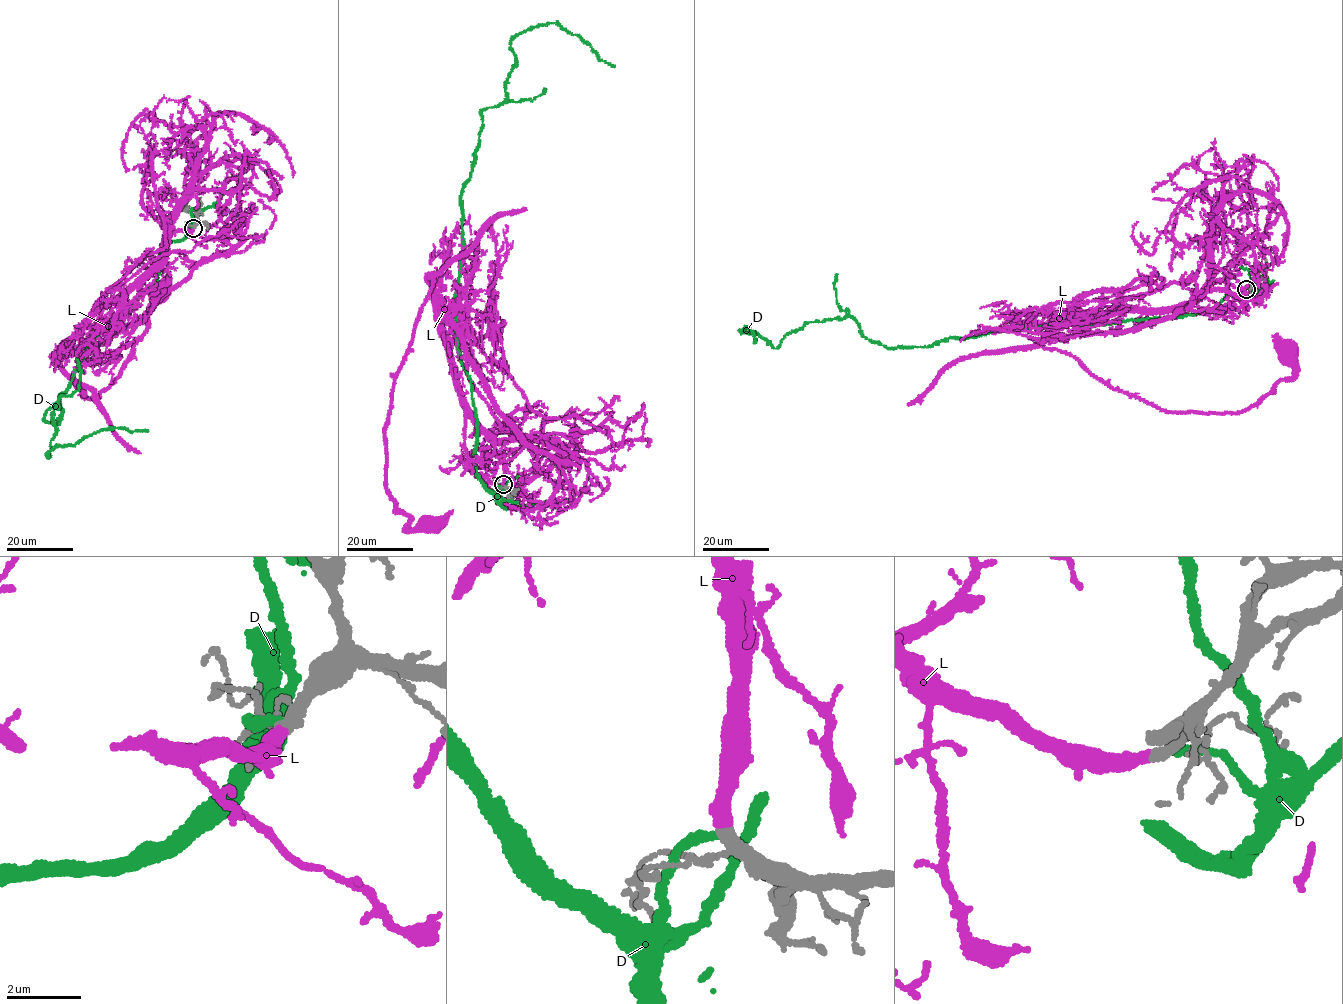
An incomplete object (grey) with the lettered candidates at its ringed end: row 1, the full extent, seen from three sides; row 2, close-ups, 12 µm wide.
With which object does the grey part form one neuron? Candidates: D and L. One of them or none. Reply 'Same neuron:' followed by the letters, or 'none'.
Same neuron: L

